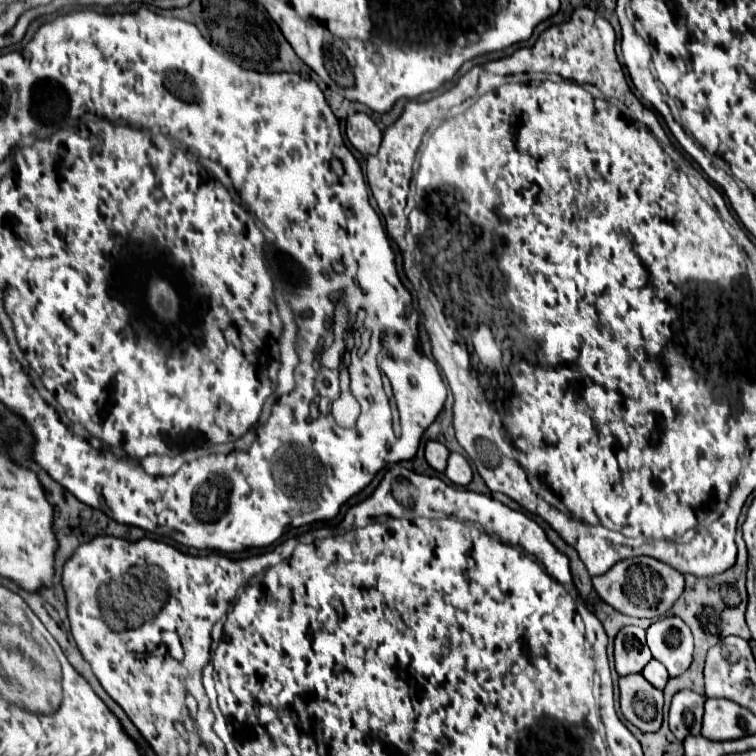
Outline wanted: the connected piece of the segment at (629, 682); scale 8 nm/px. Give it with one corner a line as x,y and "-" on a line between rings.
640,673
620,677
622,715
642,731
658,731
662,725
662,691
652,687

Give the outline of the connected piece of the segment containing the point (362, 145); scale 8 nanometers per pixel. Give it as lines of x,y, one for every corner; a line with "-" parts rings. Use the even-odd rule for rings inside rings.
352,113
348,117
346,137
362,155
376,155
382,143
382,131
366,113

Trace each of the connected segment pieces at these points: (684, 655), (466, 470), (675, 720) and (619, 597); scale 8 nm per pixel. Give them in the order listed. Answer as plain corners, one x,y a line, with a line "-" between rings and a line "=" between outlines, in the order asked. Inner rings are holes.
664,617
664,619
656,621
656,623
652,623
648,627
648,647
652,651
652,657
656,661
660,661
668,669
670,677
678,677
692,663
692,649
694,649
692,633
690,633
688,625
680,617
=
450,453
448,459
448,467
446,467
446,477
454,483
454,485
468,485
472,481
472,469
470,463
466,461
466,457
462,457
460,453
=
690,689
678,691
674,695
670,705
670,731
676,735
676,739
682,741
686,735
700,735
704,701
704,695
=
652,557
624,559
616,563
608,573
594,577
592,583
600,599
612,605
616,611
630,617
648,617
648,619
664,617
684,591
684,575

